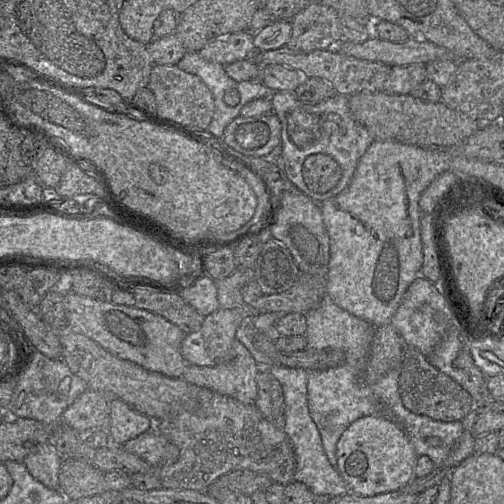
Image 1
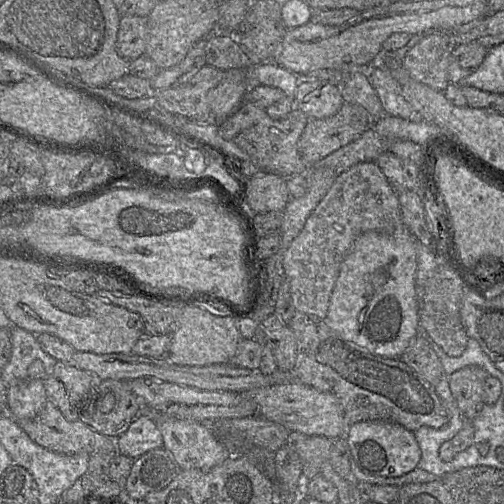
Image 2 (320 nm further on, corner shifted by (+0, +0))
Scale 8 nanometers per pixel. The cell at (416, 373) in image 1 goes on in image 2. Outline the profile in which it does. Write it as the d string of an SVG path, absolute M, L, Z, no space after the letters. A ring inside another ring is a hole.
M469 365L448 378L450 391L464 419L473 420L486 405L484 384L489 373L477 365Z

